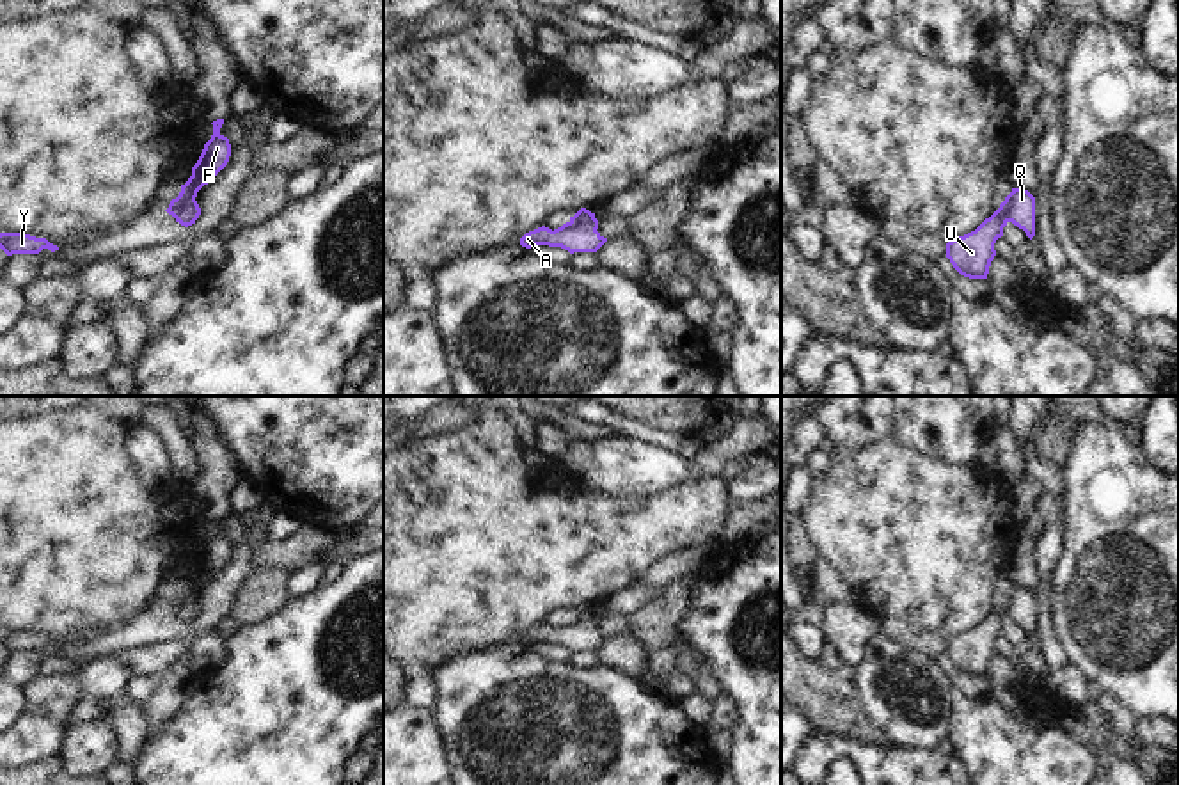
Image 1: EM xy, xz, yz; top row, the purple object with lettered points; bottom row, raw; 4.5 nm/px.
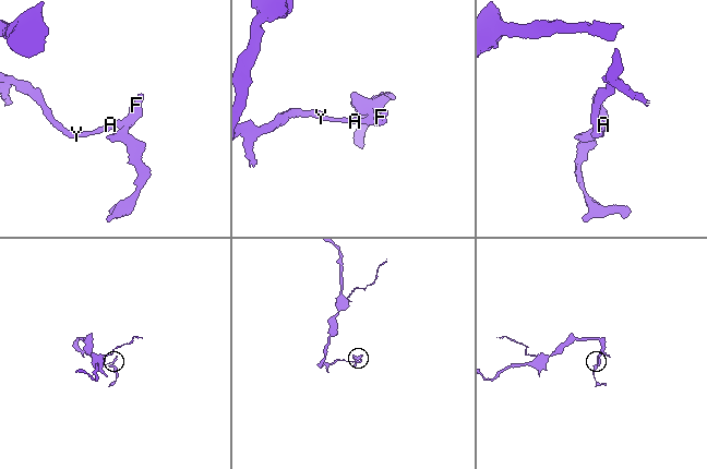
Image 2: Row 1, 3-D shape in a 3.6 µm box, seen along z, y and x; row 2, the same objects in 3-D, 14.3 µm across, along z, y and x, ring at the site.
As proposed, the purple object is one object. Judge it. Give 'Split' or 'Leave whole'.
Leave whole.

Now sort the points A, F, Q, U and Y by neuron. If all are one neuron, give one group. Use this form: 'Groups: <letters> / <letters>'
Groups: A F Q U Y.

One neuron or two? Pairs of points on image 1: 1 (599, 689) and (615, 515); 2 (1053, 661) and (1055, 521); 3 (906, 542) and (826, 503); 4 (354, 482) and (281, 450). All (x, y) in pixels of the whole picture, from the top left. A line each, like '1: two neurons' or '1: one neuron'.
1: two neurons
2: one neuron
3: one neuron
4: one neuron

